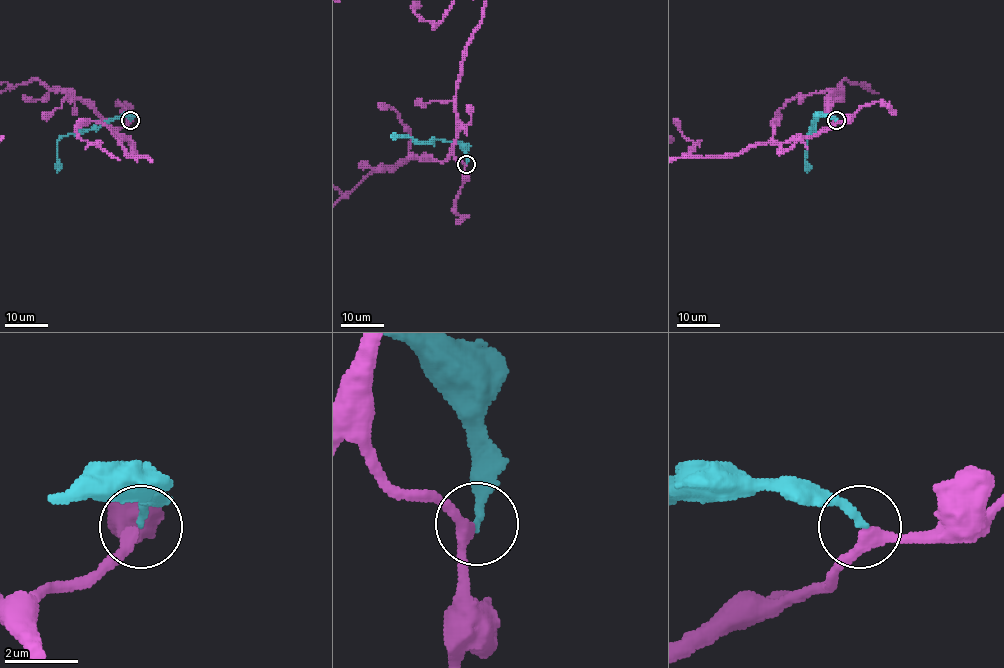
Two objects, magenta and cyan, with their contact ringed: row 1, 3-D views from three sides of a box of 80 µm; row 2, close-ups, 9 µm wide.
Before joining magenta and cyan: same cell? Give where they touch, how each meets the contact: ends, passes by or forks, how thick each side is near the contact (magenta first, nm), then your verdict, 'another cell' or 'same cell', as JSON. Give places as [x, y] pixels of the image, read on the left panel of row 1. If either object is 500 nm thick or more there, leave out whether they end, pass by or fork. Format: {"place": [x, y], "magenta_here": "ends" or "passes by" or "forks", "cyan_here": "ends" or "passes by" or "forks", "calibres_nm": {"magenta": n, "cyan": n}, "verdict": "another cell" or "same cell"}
{"place": [130, 120], "magenta_here": "passes by", "cyan_here": "ends", "calibres_nm": {"magenta": 280, "cyan": 220}, "verdict": "same cell"}

